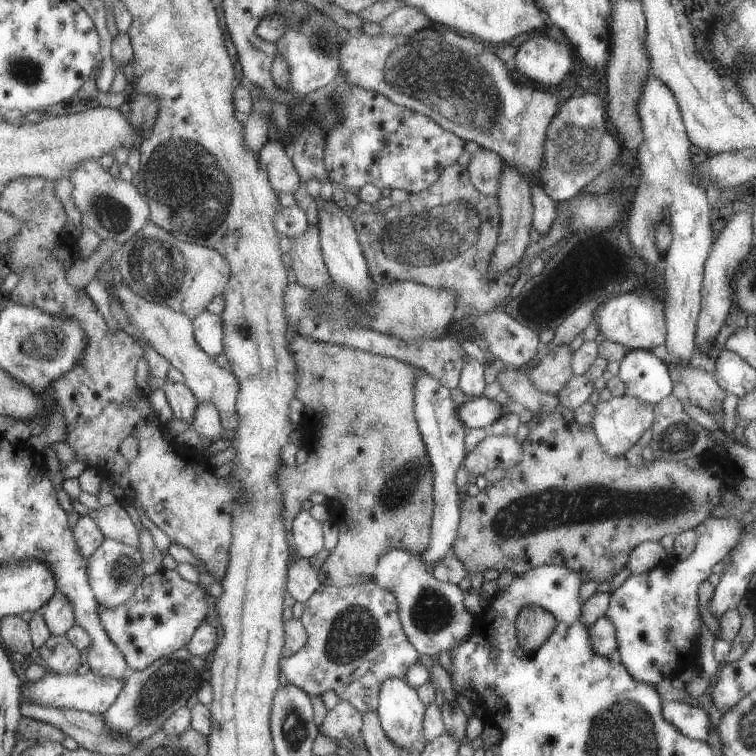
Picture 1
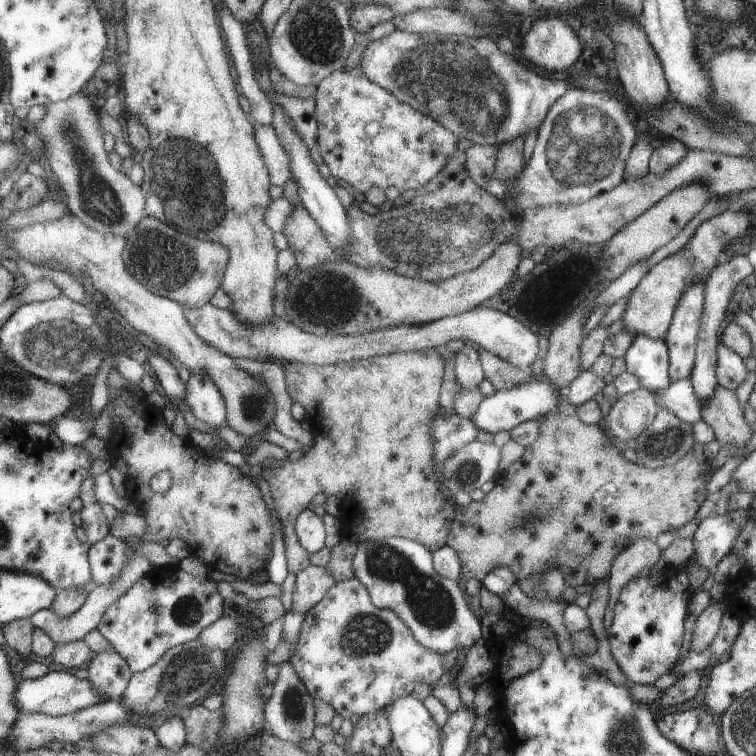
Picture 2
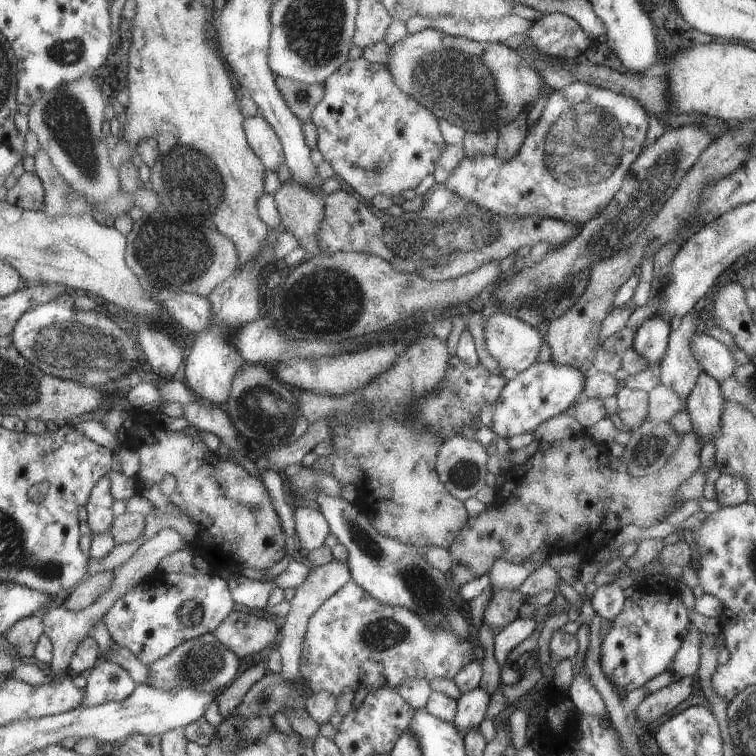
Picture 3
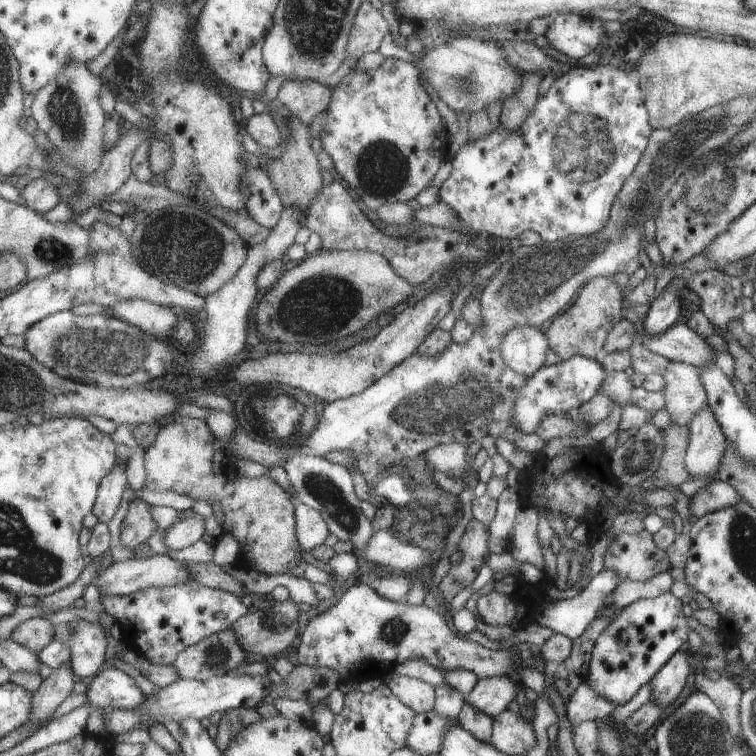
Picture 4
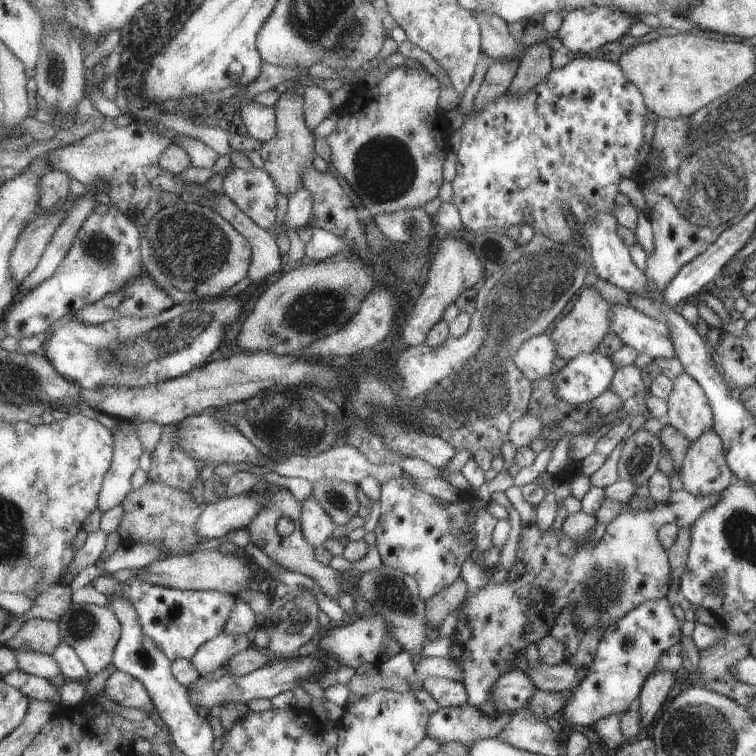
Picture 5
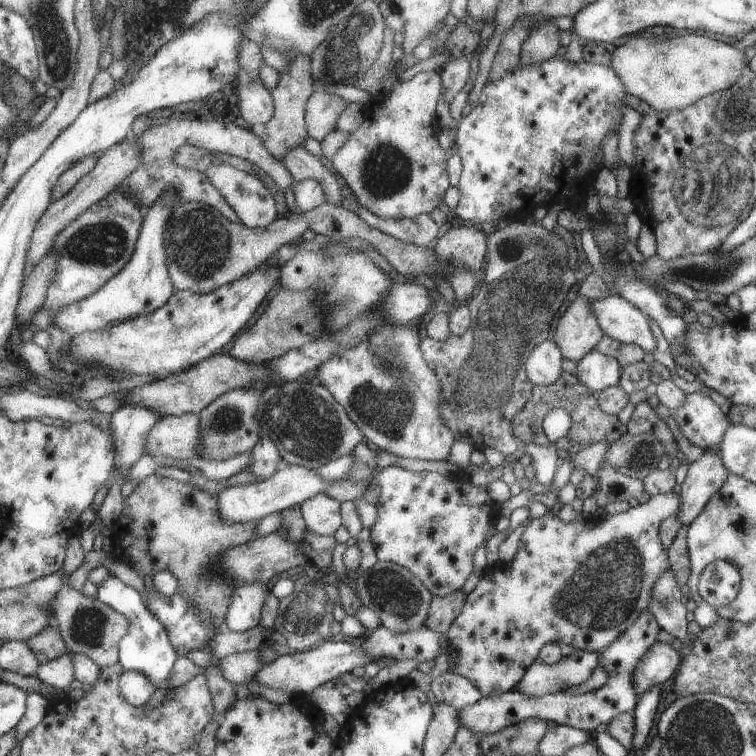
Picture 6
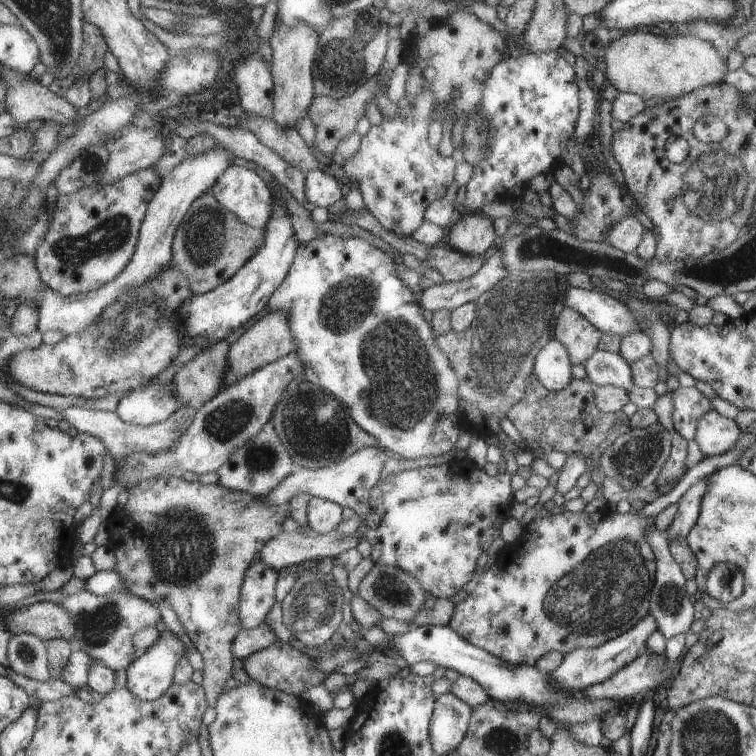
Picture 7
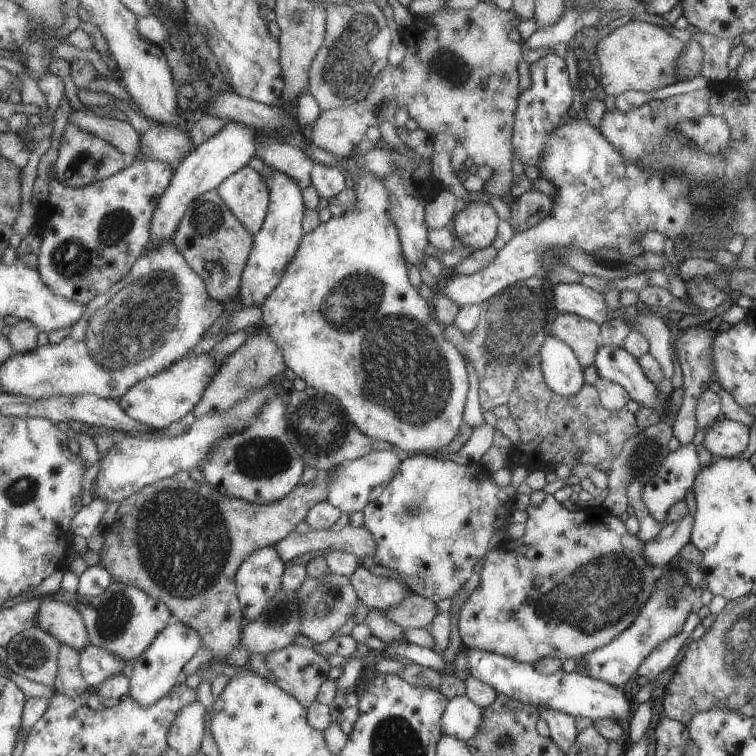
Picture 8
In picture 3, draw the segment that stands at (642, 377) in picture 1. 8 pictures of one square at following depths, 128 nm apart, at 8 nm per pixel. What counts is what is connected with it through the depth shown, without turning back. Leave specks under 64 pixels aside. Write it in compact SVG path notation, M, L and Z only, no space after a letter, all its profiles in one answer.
M652 315L646 318L640 327L637 327L634 350L646 358L653 368L658 368L666 356L670 333L670 322Z

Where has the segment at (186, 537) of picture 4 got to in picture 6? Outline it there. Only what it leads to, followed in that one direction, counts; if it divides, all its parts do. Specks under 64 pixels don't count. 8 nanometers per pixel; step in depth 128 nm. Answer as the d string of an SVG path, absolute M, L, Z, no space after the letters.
M290 465L278 470L268 479L236 487L226 487L218 500L221 518L226 523L260 521L272 513L282 513L296 504L304 503L316 494L326 492L328 485L325 479L315 474L315 470L306 469L301 465Z

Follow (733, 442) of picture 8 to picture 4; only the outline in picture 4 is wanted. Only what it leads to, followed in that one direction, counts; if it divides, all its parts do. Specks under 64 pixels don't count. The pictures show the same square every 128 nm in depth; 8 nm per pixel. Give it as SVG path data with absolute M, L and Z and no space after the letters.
M669 361L660 387L664 409L676 425L689 426L694 414L708 405L705 384L698 367Z

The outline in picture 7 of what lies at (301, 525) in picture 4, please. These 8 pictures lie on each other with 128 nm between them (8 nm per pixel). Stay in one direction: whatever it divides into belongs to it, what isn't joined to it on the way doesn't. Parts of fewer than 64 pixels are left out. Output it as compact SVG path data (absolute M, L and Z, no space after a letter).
M312 497L307 505L307 520L316 535L330 533L343 522L343 507L321 497Z

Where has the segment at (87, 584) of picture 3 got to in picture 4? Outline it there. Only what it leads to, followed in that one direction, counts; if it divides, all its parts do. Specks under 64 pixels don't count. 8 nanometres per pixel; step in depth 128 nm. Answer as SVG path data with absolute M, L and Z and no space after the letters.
M168 554L155 555L146 559L132 559L126 562L116 562L98 578L98 586L102 592L110 595L128 595L147 587L168 587L184 583L192 576L183 568L180 561L173 560Z

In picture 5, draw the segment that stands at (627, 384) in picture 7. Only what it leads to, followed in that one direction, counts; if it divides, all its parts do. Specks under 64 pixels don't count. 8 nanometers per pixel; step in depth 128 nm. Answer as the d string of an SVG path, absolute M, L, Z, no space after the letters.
M597 351L581 353L553 375L553 382L557 386L557 398L573 406L590 403L609 389L616 373L617 369L613 366L610 357L599 354Z

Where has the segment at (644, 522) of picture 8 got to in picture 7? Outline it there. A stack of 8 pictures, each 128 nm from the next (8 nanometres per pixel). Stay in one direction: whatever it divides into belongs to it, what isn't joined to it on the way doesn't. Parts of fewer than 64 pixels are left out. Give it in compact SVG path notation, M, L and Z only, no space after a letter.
M654 525L647 531L646 542L652 548L657 561L656 579L654 580L652 594L650 594L649 614L656 618L659 631L668 640L679 634L687 634L690 631L690 626L695 621L695 609L686 591L687 579L684 577L680 566L673 560L666 539L665 534L658 531Z

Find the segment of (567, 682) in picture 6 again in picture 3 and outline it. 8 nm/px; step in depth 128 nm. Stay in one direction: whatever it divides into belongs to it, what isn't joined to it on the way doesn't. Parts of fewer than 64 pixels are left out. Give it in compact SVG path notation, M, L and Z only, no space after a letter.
M481 686L467 693L461 693L453 724L462 732L462 735L468 734L470 728L476 728L485 719L491 698L492 694Z

